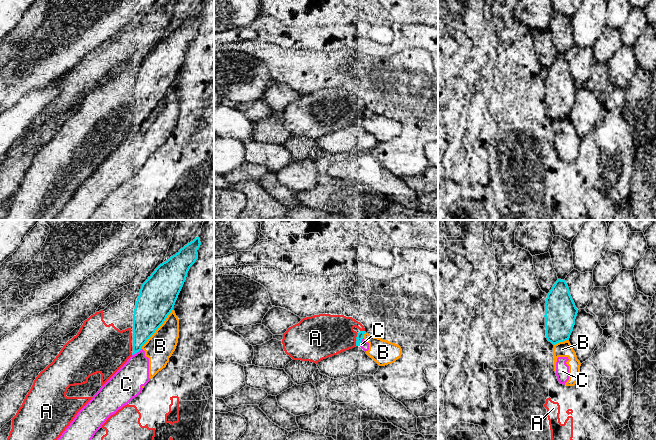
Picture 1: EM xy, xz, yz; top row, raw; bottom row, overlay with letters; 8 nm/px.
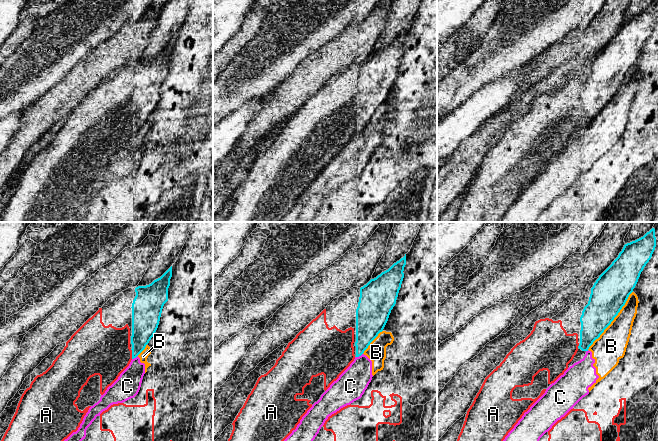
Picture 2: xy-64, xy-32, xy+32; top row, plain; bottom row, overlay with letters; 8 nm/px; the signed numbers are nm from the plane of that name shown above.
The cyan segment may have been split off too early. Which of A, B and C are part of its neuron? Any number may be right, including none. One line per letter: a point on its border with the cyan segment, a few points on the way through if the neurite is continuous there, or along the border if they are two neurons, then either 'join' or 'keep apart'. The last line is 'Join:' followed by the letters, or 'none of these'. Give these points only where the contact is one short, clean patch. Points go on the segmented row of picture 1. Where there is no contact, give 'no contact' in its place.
A: contact xz (357, 336); join
B: contact xy (157, 328); keep apart
C: contact xy (136, 352); keep apart
Join: A

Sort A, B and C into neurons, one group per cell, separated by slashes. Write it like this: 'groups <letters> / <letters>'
groups A / B C

